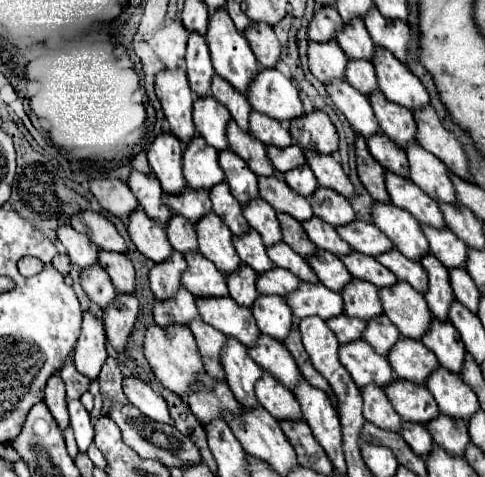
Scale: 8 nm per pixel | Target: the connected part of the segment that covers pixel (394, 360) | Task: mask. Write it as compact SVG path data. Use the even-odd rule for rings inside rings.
M402 337L388 353L388 361L396 373L396 377L422 383L436 367L436 355L422 345L422 341L412 341Z

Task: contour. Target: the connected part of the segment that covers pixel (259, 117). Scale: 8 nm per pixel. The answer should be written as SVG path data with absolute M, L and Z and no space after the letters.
M258 111L250 113L250 133L256 139L260 139L264 145L276 145L276 147L292 145L292 137L288 129L280 121Z

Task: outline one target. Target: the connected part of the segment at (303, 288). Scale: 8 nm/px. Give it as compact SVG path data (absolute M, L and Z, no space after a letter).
M300 281L300 289L296 289L296 293L288 293L288 297L284 297L288 307L292 309L294 317L304 319L310 315L318 315L324 321L330 317L338 317L342 315L342 297L336 291L326 289L322 283L318 285L308 285L304 281Z

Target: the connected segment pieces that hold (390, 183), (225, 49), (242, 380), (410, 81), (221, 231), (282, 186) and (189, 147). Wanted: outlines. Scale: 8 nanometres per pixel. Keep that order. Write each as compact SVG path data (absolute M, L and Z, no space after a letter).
M386 171L386 189L390 201L406 211L410 211L420 223L432 225L436 229L444 227L444 217L436 201L432 201L416 183L406 177L396 177L396 173Z
M220 9L220 13L212 13L208 17L208 33L206 33L206 43L212 55L212 65L214 71L224 77L228 83L232 83L240 93L246 93L250 81L256 77L256 73L260 71L260 65L246 41L246 37L236 29L236 25L232 25L232 19L228 17L228 13L224 13L224 9Z
M226 337L226 345L220 353L220 363L234 397L246 407L258 405L254 383L262 377L262 369L248 357L244 345L240 345L234 337Z
M376 47L376 57L372 57L372 65L376 69L380 91L394 103L404 105L406 109L416 109L428 105L428 93L420 79L410 73L406 65L400 65L388 49Z
M208 213L208 217L202 217L194 227L198 235L198 251L208 257L216 269L232 273L240 267L242 261L232 245L232 233L216 213Z
M258 177L258 193L278 213L288 213L298 221L312 217L310 203L302 195L296 195L296 191L292 191L282 177Z
M200 135L192 137L184 147L184 179L192 189L212 189L224 181L218 165L218 153Z

